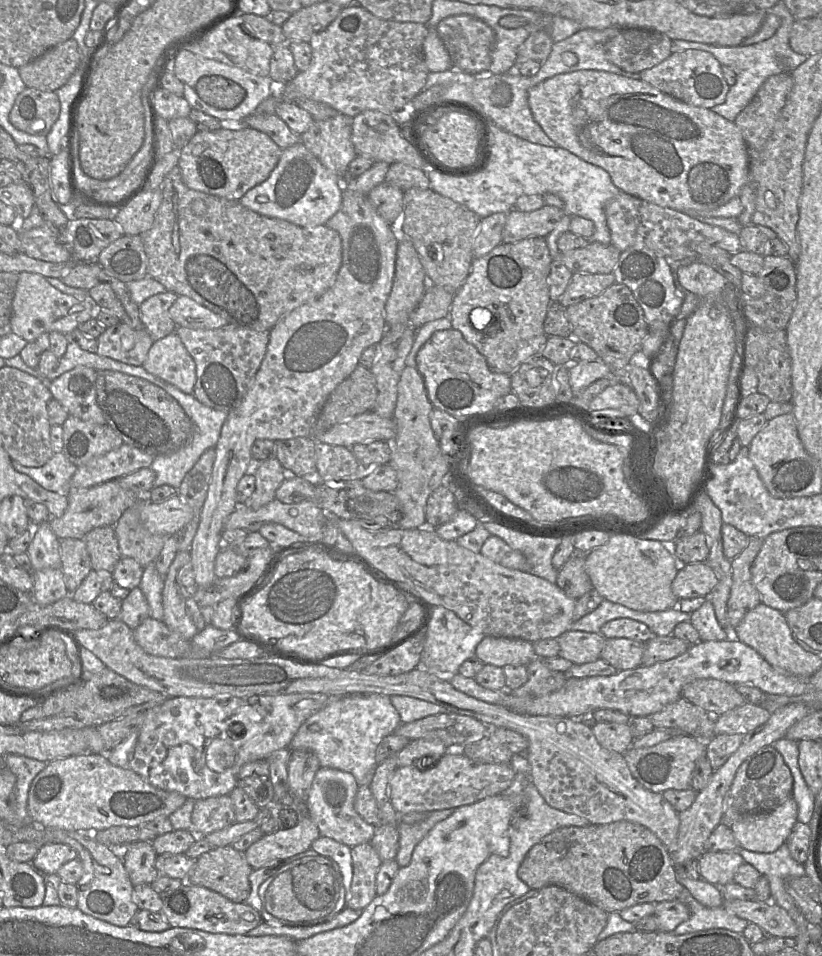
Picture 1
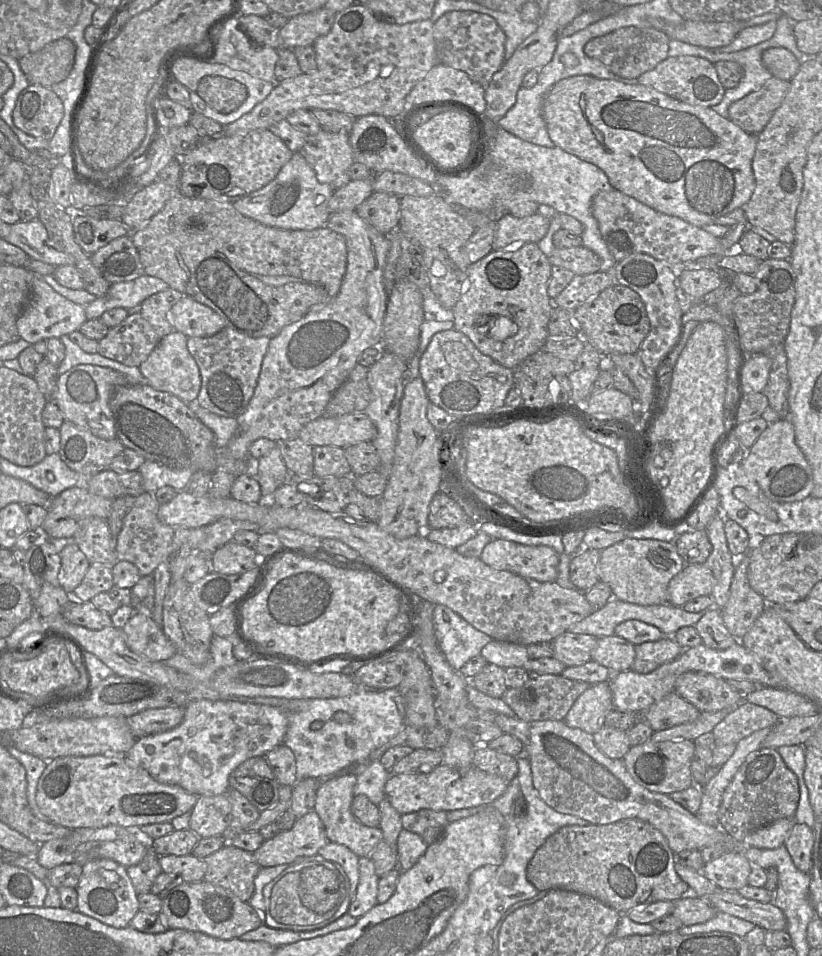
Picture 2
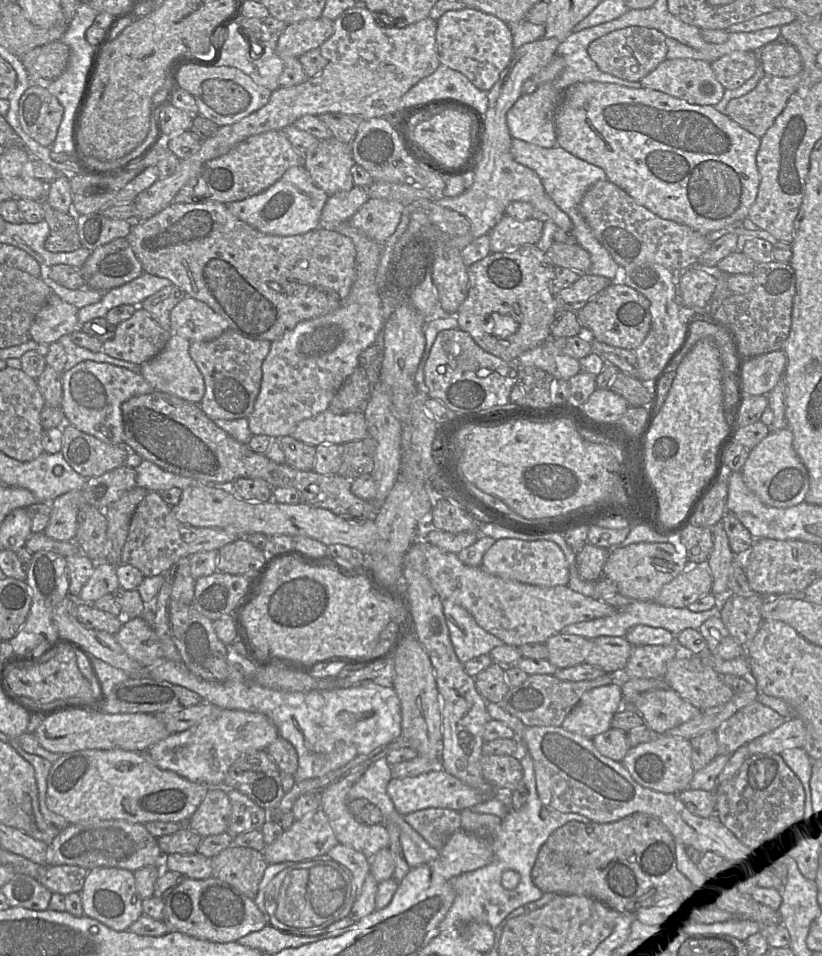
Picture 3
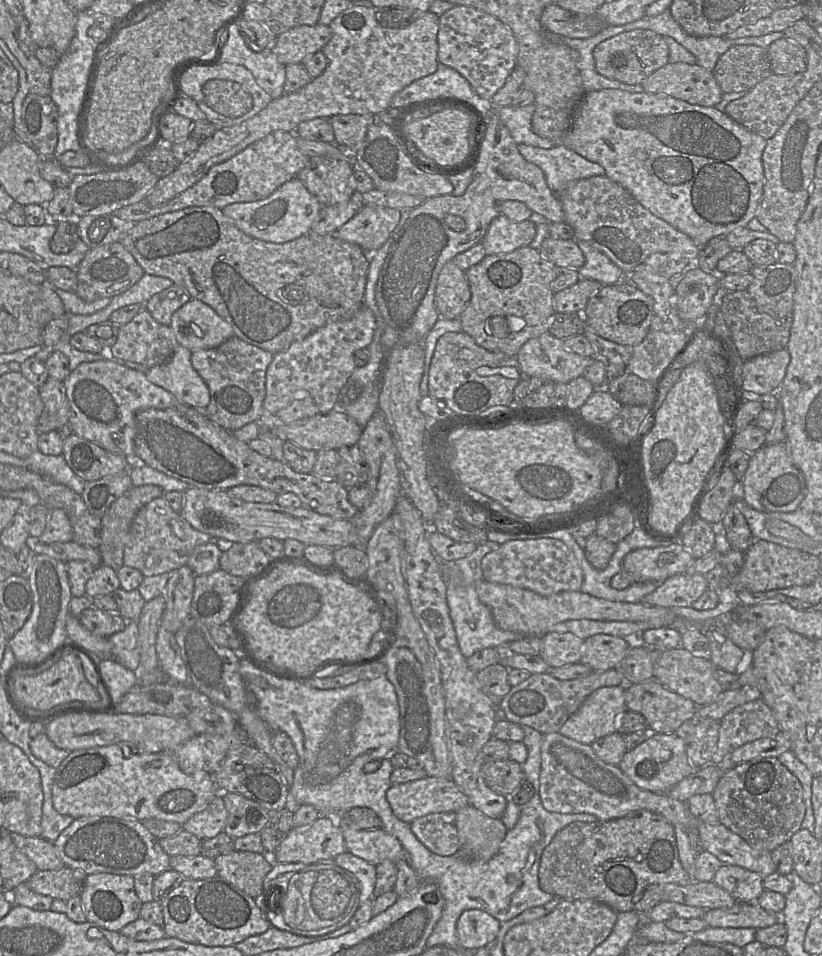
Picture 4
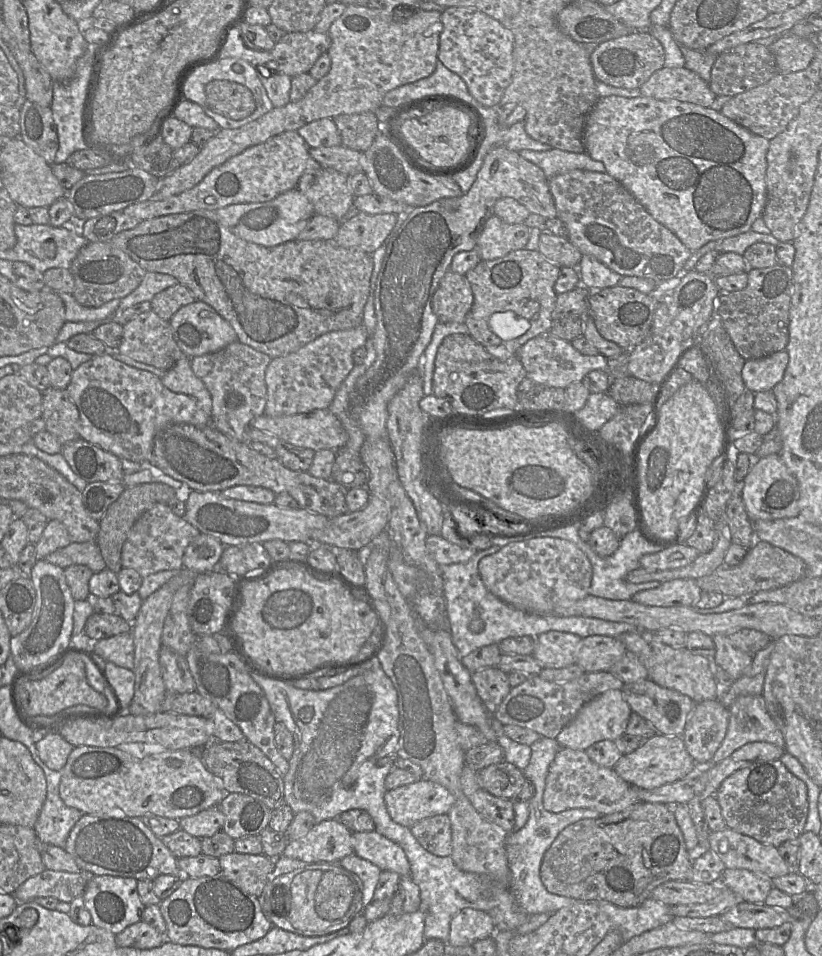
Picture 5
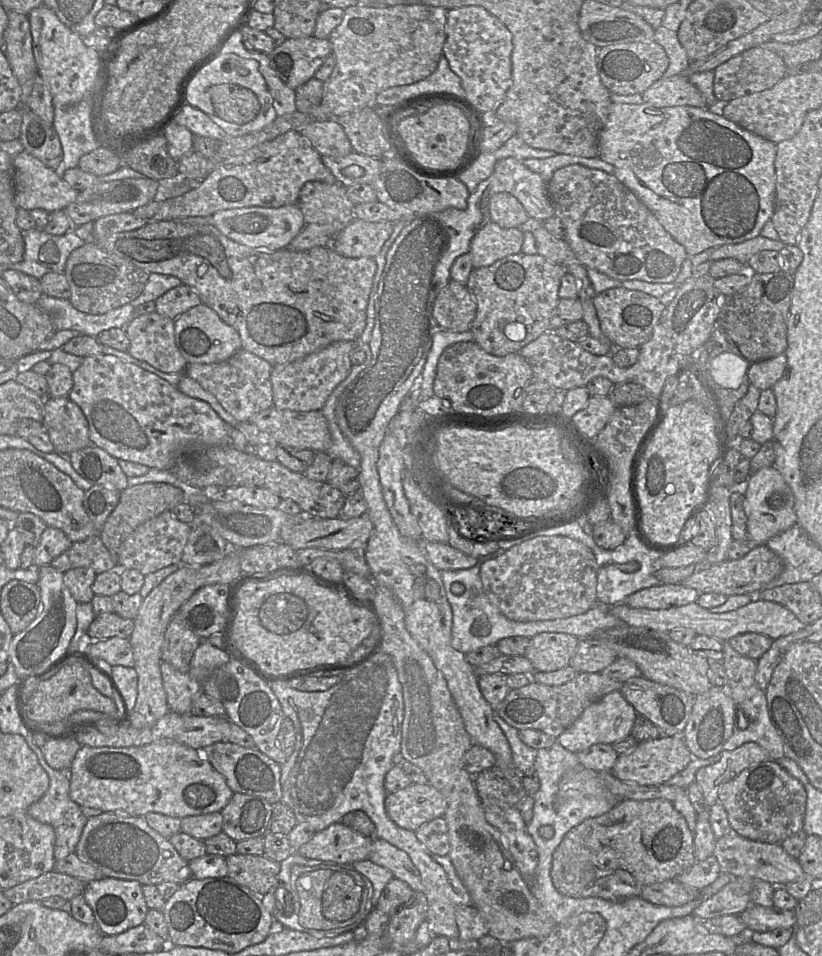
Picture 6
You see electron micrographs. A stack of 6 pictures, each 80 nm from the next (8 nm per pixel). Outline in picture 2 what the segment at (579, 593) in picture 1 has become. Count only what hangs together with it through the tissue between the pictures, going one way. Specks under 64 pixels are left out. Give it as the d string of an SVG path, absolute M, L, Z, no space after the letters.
M586 549L577 556L571 556L569 578L578 591L586 592L599 581L599 557L600 551L595 549Z

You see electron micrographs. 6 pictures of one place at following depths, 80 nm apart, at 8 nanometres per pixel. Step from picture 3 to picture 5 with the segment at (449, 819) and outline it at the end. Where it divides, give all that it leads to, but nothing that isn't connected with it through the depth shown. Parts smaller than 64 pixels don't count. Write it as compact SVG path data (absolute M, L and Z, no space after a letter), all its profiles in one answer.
M447 814L425 818L410 828L421 846L430 853L443 857L452 853L452 829Z

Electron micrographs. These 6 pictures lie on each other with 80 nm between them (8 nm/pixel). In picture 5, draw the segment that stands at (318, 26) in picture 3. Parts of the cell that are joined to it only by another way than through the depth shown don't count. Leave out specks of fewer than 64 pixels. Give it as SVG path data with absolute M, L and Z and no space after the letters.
M315 30L285 33L271 50L270 69L291 78L309 73L318 58L327 53L330 45L328 33Z

